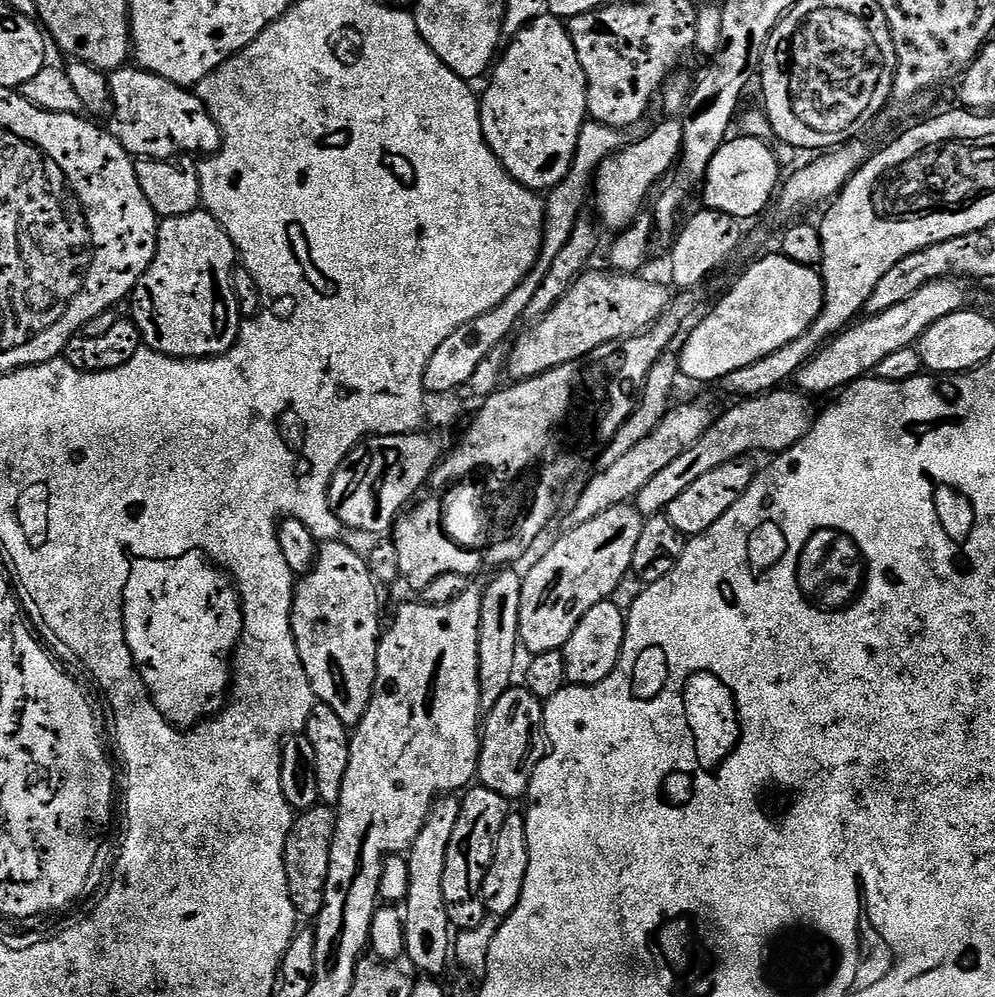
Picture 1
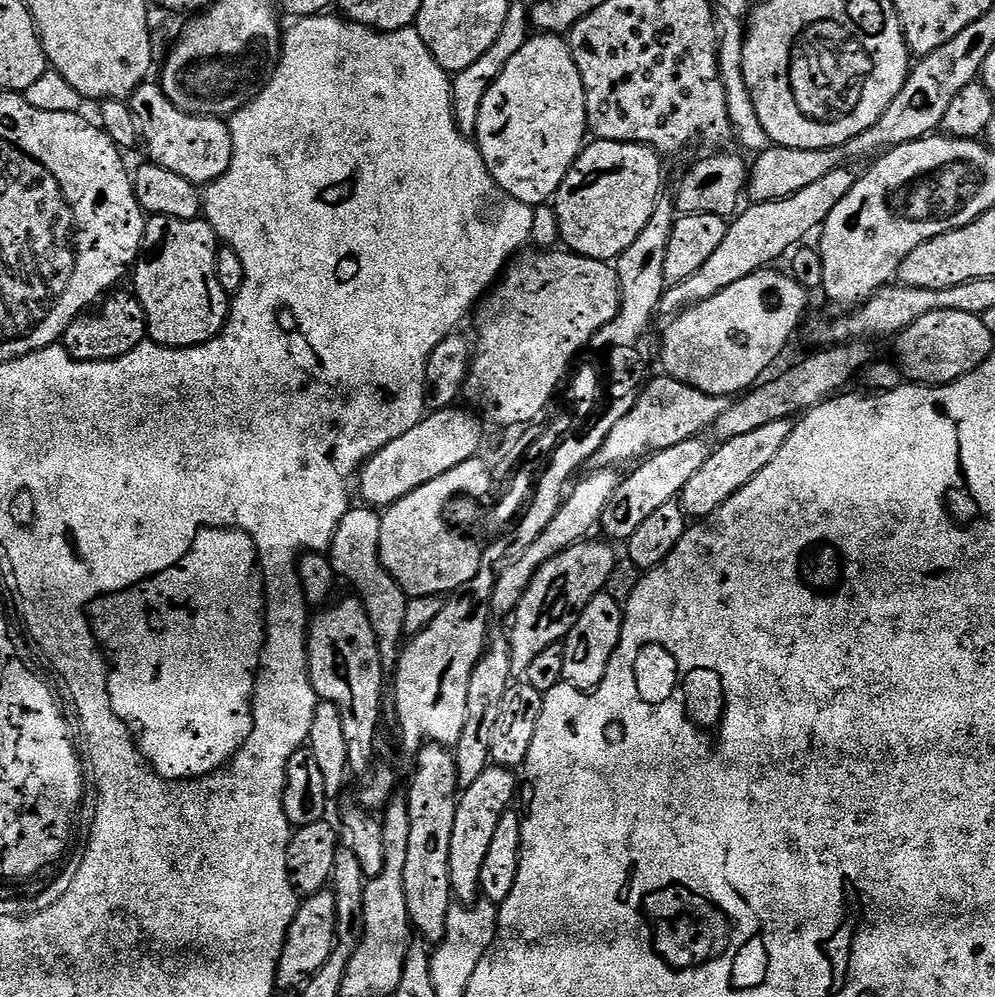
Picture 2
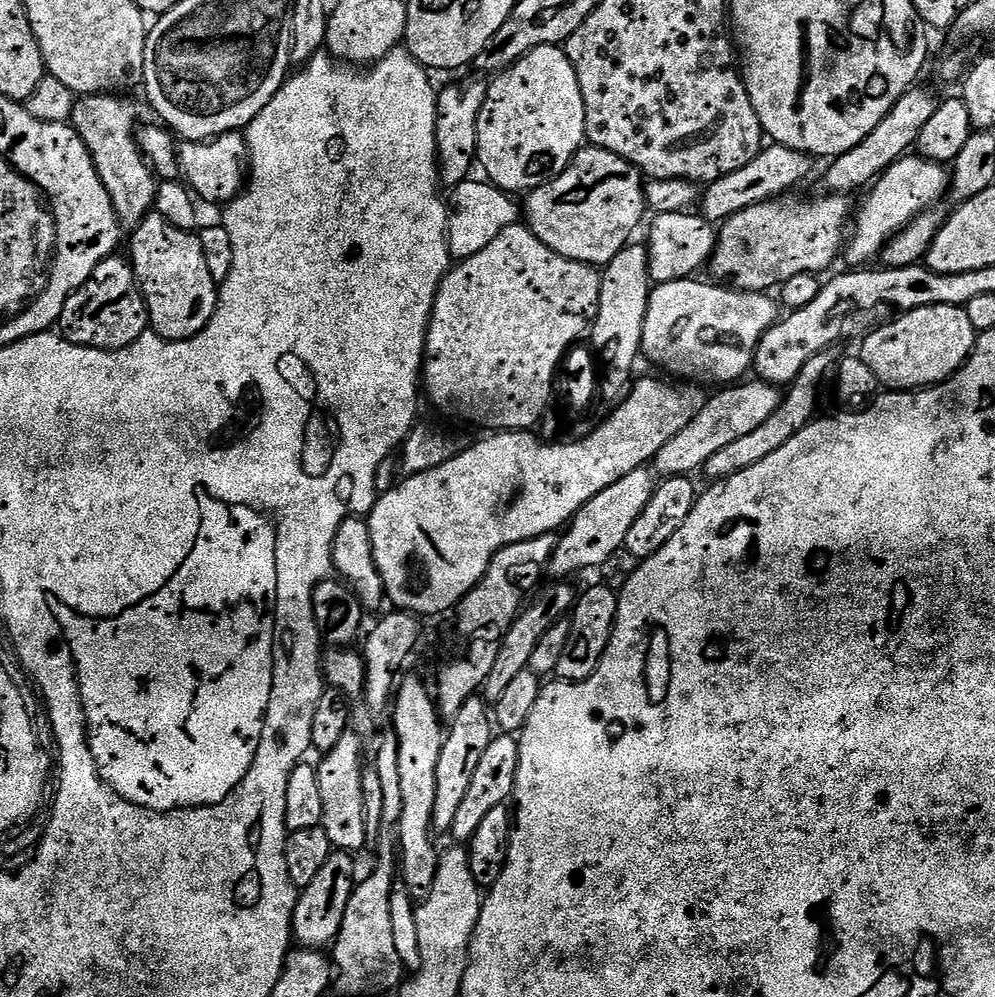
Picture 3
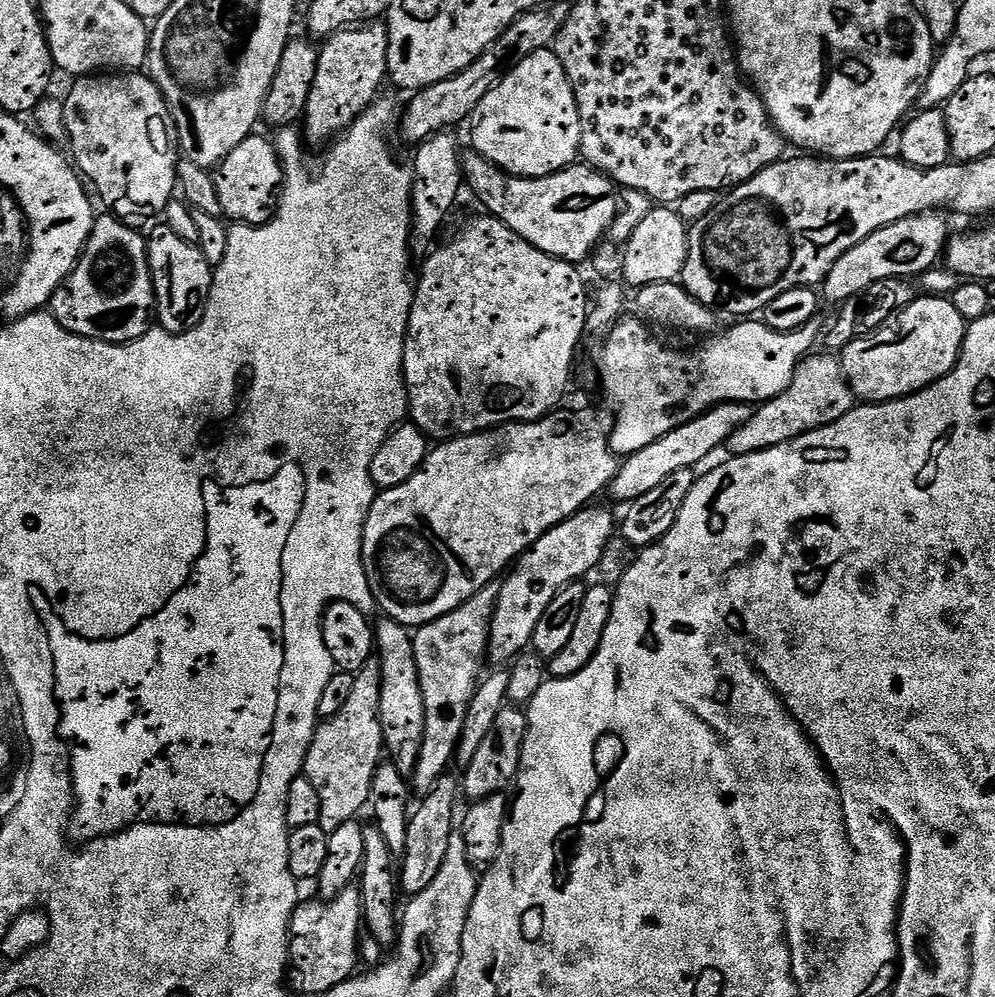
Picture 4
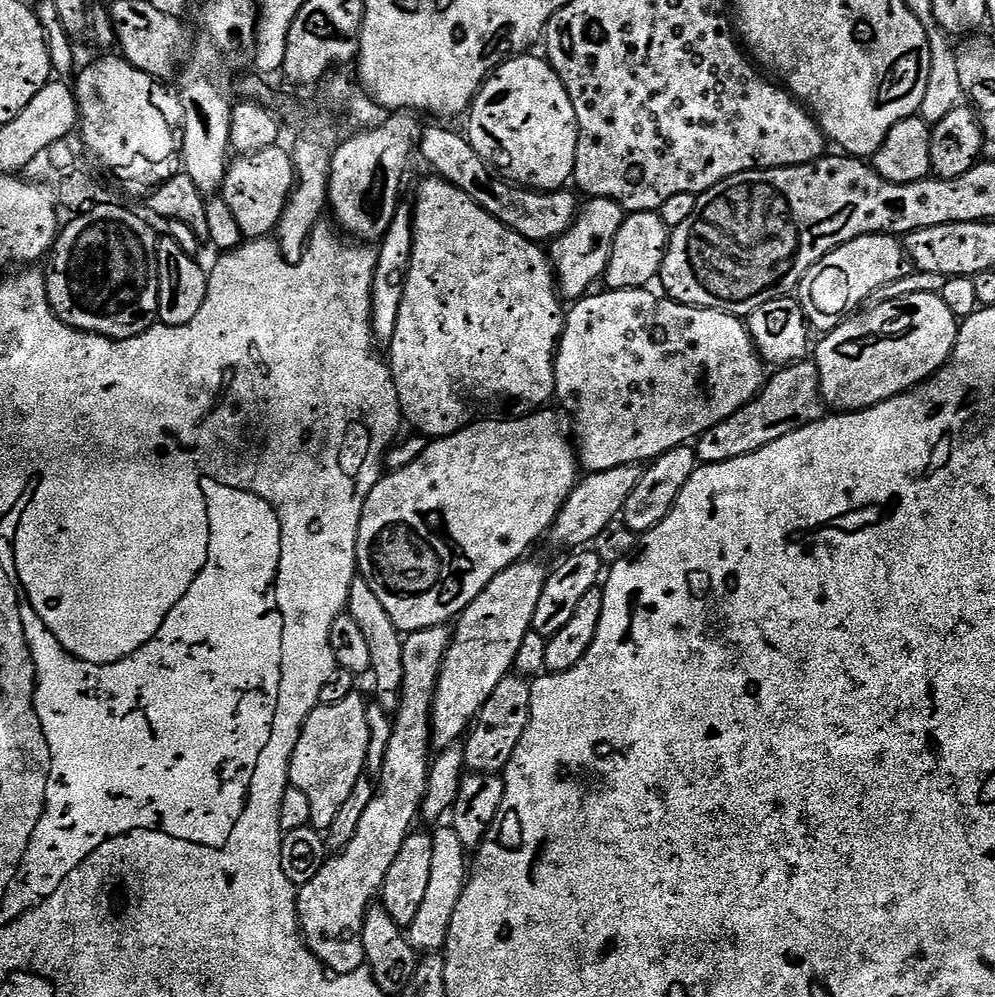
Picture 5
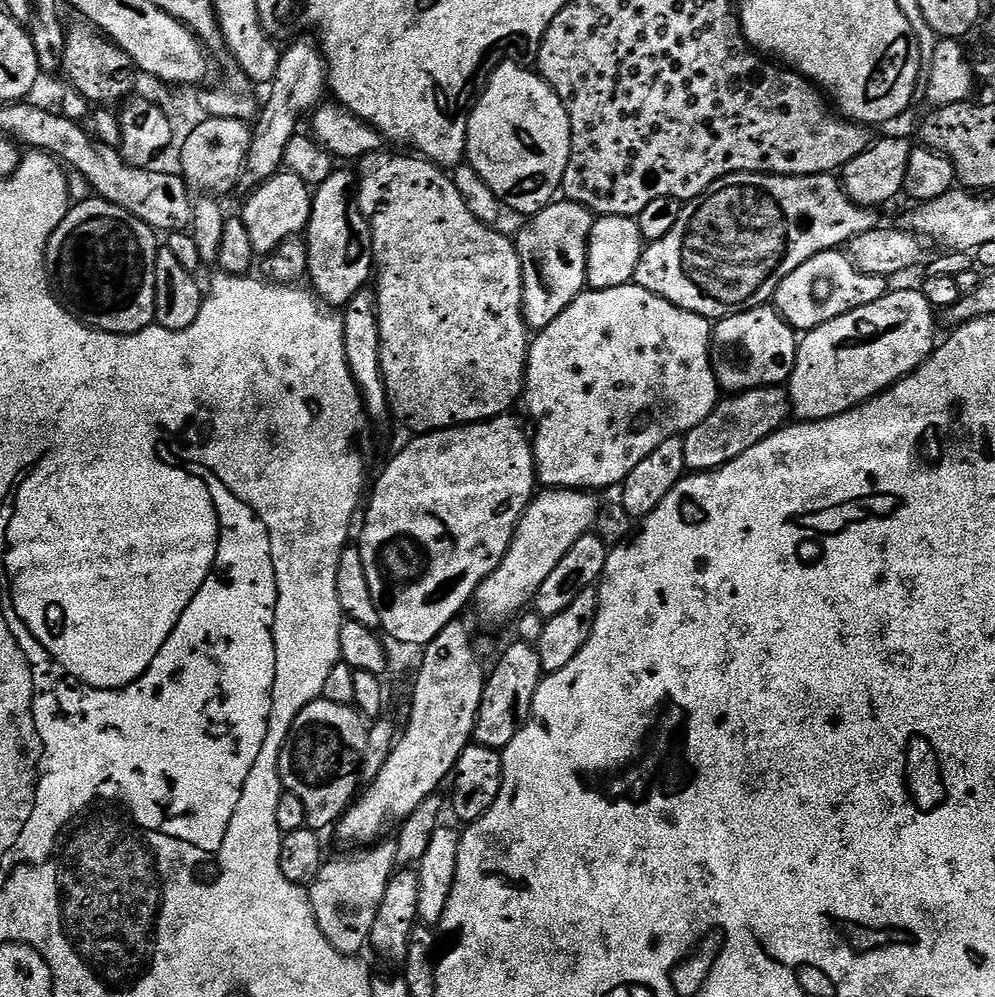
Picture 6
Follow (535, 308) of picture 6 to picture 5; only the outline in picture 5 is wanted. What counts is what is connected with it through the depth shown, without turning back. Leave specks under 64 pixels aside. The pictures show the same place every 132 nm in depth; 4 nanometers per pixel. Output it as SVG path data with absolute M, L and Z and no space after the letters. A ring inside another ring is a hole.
M592 198L587 203L585 208L583 205L577 211L576 221L551 241L546 252L556 278L556 287L561 297L568 302L575 302L589 295L591 288L588 287L603 277L610 262L614 238L626 215L624 209L618 206L618 202L613 200Z

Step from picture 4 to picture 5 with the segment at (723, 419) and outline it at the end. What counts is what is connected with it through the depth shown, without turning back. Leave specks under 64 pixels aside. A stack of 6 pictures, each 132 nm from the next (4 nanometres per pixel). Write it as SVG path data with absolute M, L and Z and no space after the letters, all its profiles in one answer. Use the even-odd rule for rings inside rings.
M634 464L618 466L614 470L589 472L572 489L566 498L562 510L556 515L556 521L550 529L550 537L556 544L568 548L564 550L580 550L591 545L623 513L626 498L634 494L634 486L638 486L641 469Z

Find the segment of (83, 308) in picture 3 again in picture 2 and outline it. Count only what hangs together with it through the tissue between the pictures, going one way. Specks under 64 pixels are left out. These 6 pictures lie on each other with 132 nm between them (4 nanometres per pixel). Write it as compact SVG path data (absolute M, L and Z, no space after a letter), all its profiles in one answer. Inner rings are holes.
M113 291L95 311L81 316L65 330L62 347L68 351L70 358L82 362L117 360L130 354L134 346L144 343L148 334L148 323L140 300L131 291L120 291Z

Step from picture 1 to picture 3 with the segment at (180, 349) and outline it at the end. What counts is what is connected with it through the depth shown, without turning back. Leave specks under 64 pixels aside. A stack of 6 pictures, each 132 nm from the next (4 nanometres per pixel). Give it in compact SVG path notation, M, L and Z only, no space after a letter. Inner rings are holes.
M149 214L130 238L130 263L148 304L151 331L164 340L189 340L197 336L210 322L218 295L218 286L206 267L206 254L202 254L199 235L166 222L166 218Z

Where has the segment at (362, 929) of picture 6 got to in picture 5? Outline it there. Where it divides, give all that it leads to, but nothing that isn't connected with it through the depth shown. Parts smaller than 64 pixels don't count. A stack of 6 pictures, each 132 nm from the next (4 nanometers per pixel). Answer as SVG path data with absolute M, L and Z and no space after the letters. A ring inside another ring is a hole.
M444 626L410 632L404 636L402 694L392 720L392 733L378 775L378 787L370 806L366 806L358 821L354 838L350 838L344 848L329 855L322 870L318 870L310 882L299 885L296 893L296 918L300 921L300 935L325 969L337 976L365 967L362 950L364 915L373 907L390 865L394 858L398 858L402 842L406 842L408 833L413 831L415 825L412 823L420 816L420 807L428 789L428 775L432 769L432 703L438 686L438 674L451 641L452 632Z

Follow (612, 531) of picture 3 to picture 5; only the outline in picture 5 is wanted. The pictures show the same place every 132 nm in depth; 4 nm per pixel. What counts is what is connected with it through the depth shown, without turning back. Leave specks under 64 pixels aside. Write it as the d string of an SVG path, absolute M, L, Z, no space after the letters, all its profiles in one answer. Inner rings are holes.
M532 559L517 560L502 570L455 621L432 703L433 749L449 748L457 743L471 729L498 682L515 669L522 638L532 631L534 606L538 606L538 598L542 598L548 581L549 569Z

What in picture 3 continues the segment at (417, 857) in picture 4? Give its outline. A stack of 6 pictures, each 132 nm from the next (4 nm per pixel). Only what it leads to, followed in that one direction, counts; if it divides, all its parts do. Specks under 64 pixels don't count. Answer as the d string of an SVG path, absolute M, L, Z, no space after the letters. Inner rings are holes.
M479 695L471 696L456 716L451 717L446 728L442 754L438 758L438 783L434 798L434 818L432 827L437 833L451 833L454 817L462 806L462 798L466 798L466 789L474 779L474 770L478 770L478 762L490 747L494 735L494 716L487 700Z

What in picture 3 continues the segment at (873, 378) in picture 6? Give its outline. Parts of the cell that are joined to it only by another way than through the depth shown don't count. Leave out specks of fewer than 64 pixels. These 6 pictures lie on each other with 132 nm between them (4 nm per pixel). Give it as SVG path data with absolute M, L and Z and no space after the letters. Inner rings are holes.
M926 306L895 317L889 324L876 328L858 349L860 359L892 390L915 390L942 384L964 367L976 345L977 333L970 326L963 307Z

